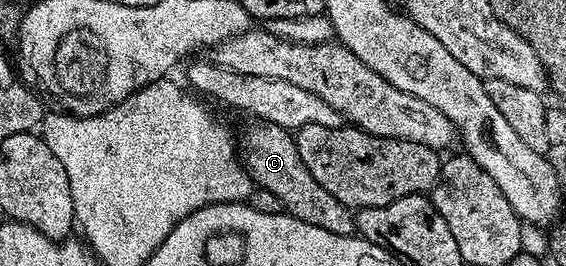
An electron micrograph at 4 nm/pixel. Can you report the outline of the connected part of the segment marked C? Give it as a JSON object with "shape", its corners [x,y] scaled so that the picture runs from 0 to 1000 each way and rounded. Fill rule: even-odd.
{"shape":[[[466,459],[449,466],[449,481],[435,504],[433,530],[422,541],[422,598],[438,639],[449,695],[479,714],[479,729],[496,752],[498,786],[509,808],[528,820],[528,835],[549,835],[549,850],[564,850],[564,865],[585,865],[585,880],[594,887],[625,883],[625,801],[606,759],[599,759],[592,729],[578,729],[578,714],[571,714],[571,699],[549,669],[549,639],[535,624],[525,530],[512,485]]]}

